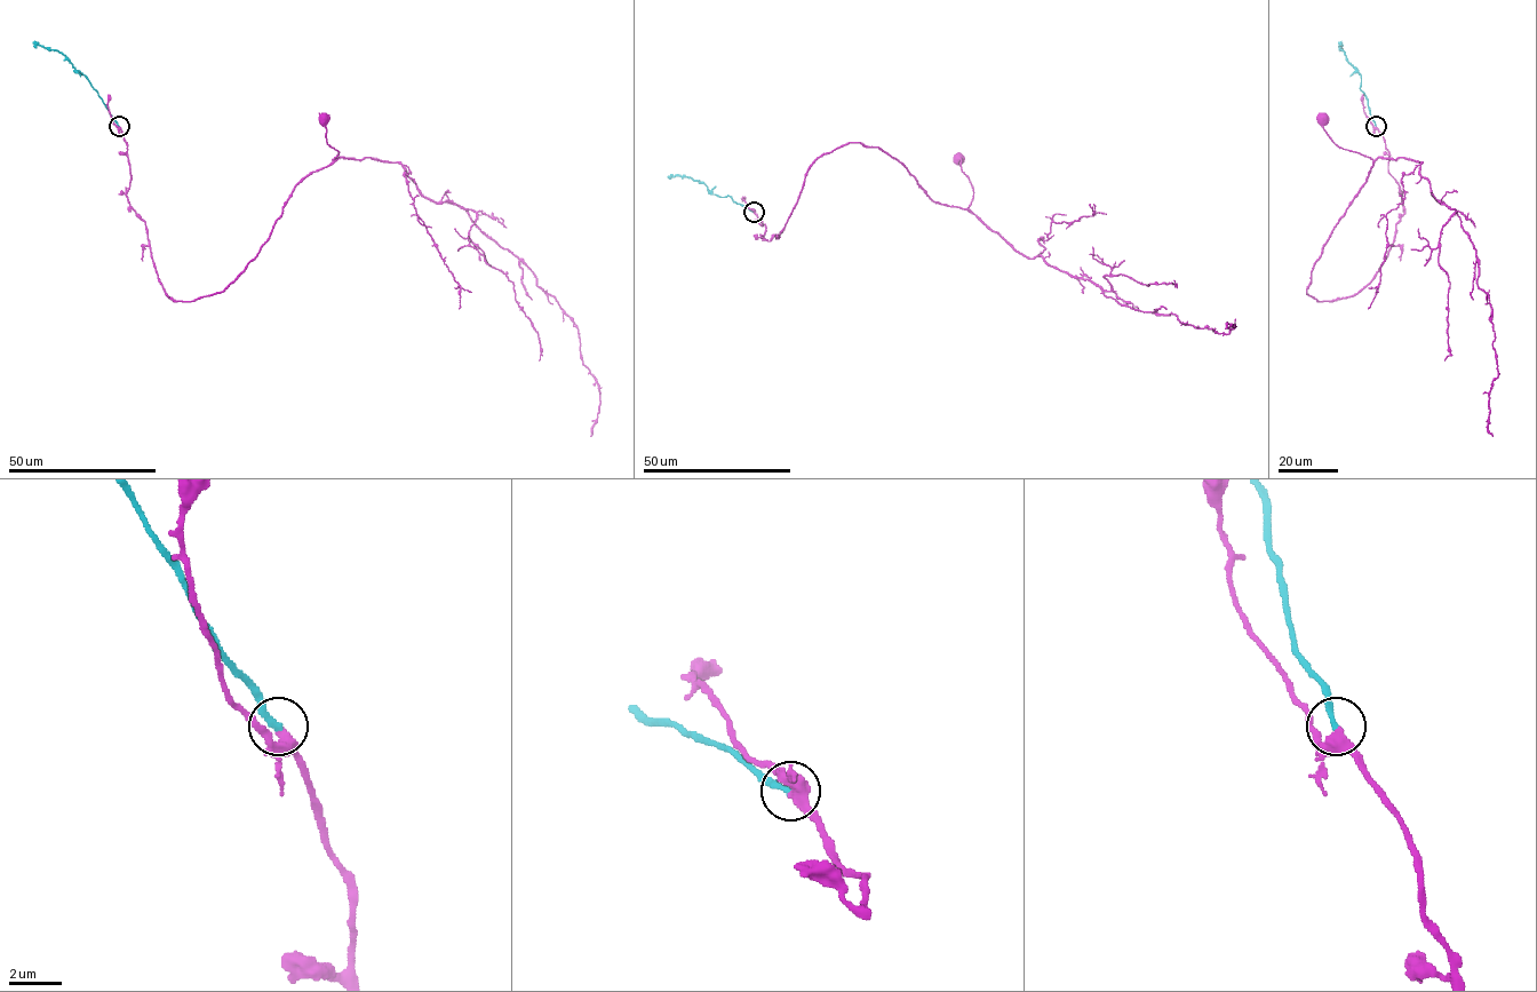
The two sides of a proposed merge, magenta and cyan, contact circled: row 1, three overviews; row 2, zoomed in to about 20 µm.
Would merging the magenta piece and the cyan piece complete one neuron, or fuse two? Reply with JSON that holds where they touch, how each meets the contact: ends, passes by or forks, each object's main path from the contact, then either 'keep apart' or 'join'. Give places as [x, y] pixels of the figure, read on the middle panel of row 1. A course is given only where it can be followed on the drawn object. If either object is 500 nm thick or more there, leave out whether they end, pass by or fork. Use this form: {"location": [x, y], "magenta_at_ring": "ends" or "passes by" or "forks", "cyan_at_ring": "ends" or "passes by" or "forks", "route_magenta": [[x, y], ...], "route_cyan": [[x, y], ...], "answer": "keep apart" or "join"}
{"location": [754, 212], "magenta_at_ring": "passes by", "cyan_at_ring": "ends", "route_magenta": [[754, 212], [761, 237], [778, 237], [807, 168], [849, 143], [968, 209], [958, 159]], "route_cyan": [[754, 211], [729, 196], [713, 195], [705, 183], [691, 177], [667, 177]], "answer": "join"}

